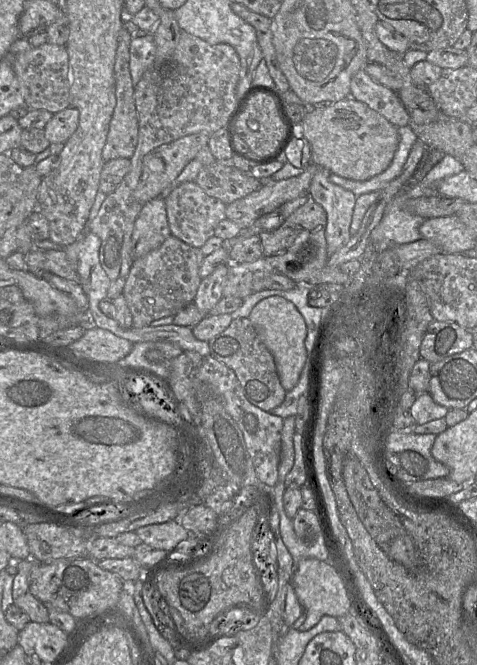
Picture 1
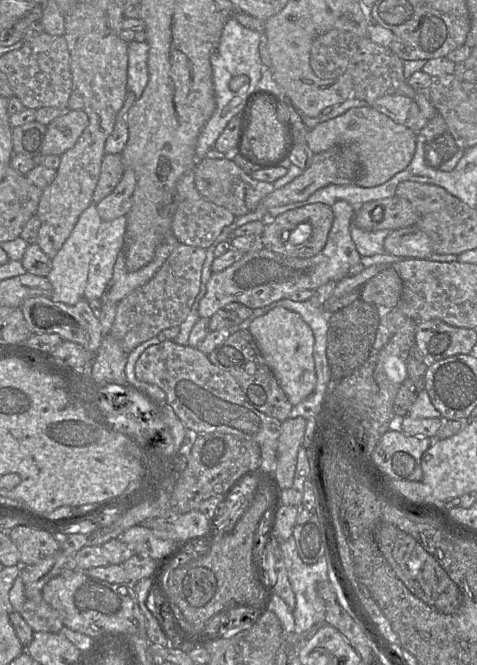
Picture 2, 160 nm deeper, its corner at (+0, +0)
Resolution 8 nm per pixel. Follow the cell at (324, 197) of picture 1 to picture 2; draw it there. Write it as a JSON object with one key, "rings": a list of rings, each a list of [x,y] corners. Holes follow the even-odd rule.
{"rings":[[[338,200],[331,206],[331,209],[334,214],[333,224],[328,234],[327,242],[318,254],[310,258],[292,258],[272,252],[265,247],[258,251],[244,253],[239,261],[221,272],[211,274],[206,284],[206,293],[199,303],[199,317],[210,319],[219,309],[231,302],[241,303],[251,309],[262,308],[275,301],[289,298],[297,290],[316,290],[330,281],[338,282],[346,277],[349,269],[361,262],[361,256],[351,239],[350,233],[354,207],[347,201]]]}

